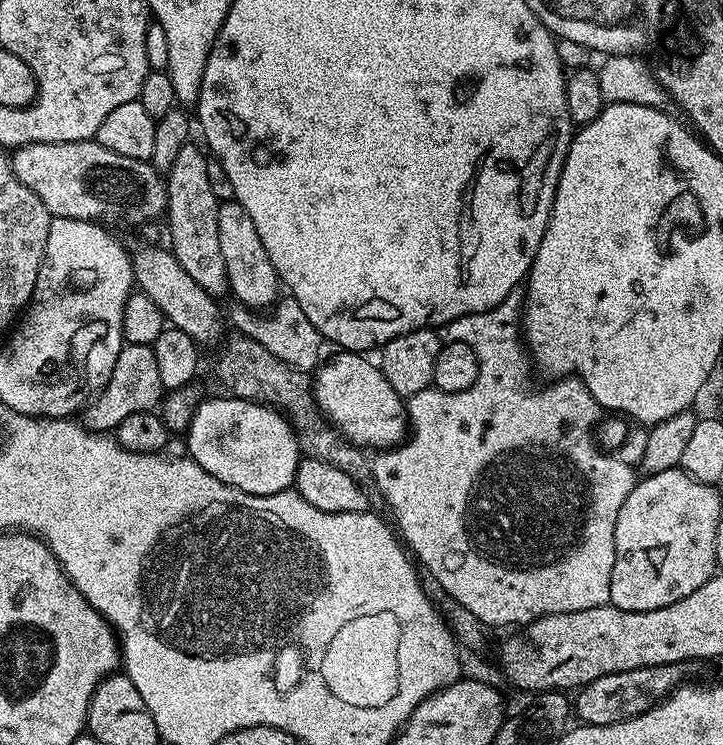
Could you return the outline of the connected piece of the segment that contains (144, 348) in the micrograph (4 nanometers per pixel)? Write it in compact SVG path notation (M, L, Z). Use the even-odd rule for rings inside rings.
M125 343L124 349L118 354L118 362L114 362L114 374L110 374L110 382L83 409L82 423L93 432L111 433L123 420L130 418L130 414L159 409L165 395L151 344Z

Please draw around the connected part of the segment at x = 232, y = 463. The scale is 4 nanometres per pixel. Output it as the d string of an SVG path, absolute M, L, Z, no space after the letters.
M231 394L223 395L216 396L213 400L201 399L194 410L186 433L187 455L198 466L202 466L202 470L218 478L218 482L226 482L226 486L237 488L251 496L269 496L289 491L295 485L296 468L302 459L292 425L274 407L256 403L254 400L236 399Z

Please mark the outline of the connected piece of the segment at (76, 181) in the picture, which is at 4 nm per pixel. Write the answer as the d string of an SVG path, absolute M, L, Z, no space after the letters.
M97 140L82 142L54 142L53 144L27 144L11 153L12 169L18 178L38 198L42 198L42 206L50 215L75 220L117 220L120 224L148 224L165 215L168 207L168 190L166 180L161 173L146 160L122 158L122 154L114 154L114 150L106 150Z

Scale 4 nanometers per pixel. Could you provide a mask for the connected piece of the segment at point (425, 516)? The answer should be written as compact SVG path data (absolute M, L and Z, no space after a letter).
M515 291L490 310L463 316L443 325L442 336L445 341L466 342L474 350L474 354L478 354L478 378L474 386L461 392L439 392L433 386L407 397L410 435L406 442L401 442L394 448L377 451L370 460L375 480L374 488L379 492L383 503L392 507L392 516L397 524L395 527L398 532L400 527L399 535L410 552L412 547L411 555L419 561L423 571L438 578L450 598L466 606L466 610L470 610L470 614L477 616L485 626L492 627L493 624L496 628L504 628L507 624L523 626L532 623L539 616L570 614L578 610L602 608L609 603L610 578L614 570L614 526L618 522L618 510L622 510L622 502L626 502L634 483L633 465L622 462L619 455L612 453L611 456L610 453L603 452L596 445L596 440L592 437L592 427L599 422L602 409L580 379L566 376L553 379L545 388L532 388L532 380L528 377L530 356L522 339L521 320L522 296L519 291Z

